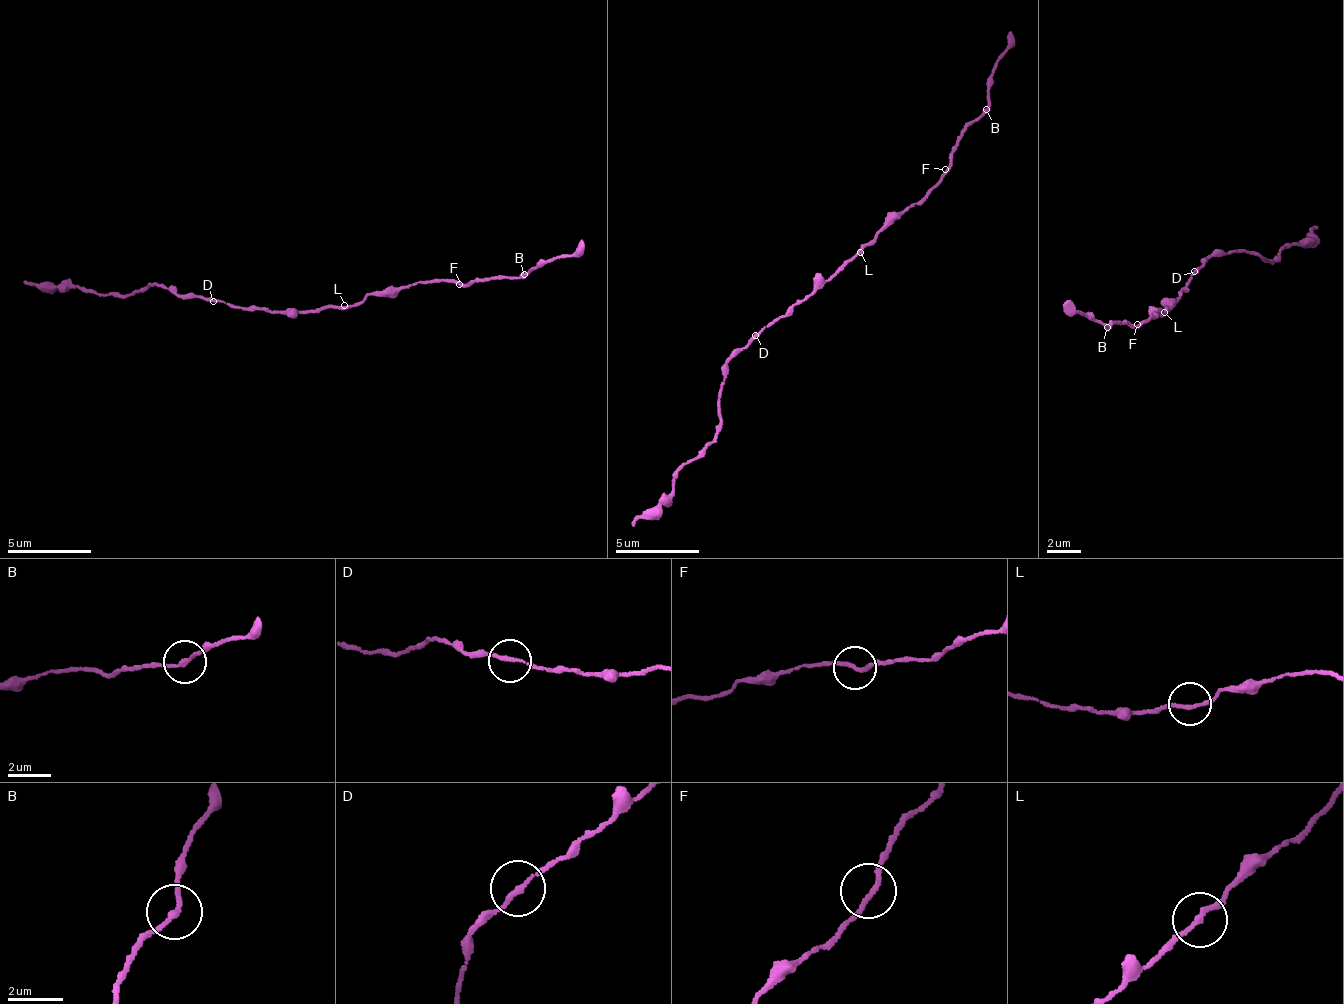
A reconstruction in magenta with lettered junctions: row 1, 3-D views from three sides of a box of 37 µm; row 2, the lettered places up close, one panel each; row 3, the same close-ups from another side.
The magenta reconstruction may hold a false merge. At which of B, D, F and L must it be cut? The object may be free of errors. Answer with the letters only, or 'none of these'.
none of these

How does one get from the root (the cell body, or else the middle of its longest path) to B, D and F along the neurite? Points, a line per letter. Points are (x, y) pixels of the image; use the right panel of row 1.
B: (1173, 309), (1169, 307), (1164, 317), (1156, 308), (1156, 319), (1105, 328)
D: (1173, 309), (1169, 305), (1187, 286), (1184, 283), (1194, 271)
F: (1173, 309), (1169, 307), (1169, 312), (1161, 314), (1164, 317), (1156, 308), (1159, 317), (1137, 324)

